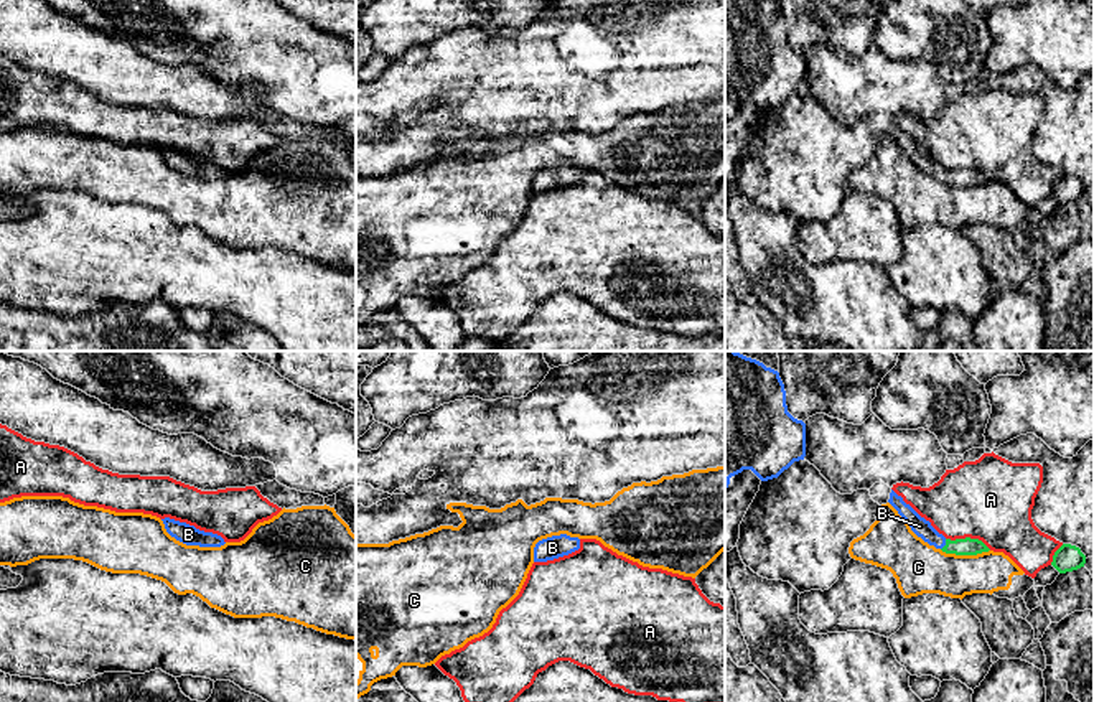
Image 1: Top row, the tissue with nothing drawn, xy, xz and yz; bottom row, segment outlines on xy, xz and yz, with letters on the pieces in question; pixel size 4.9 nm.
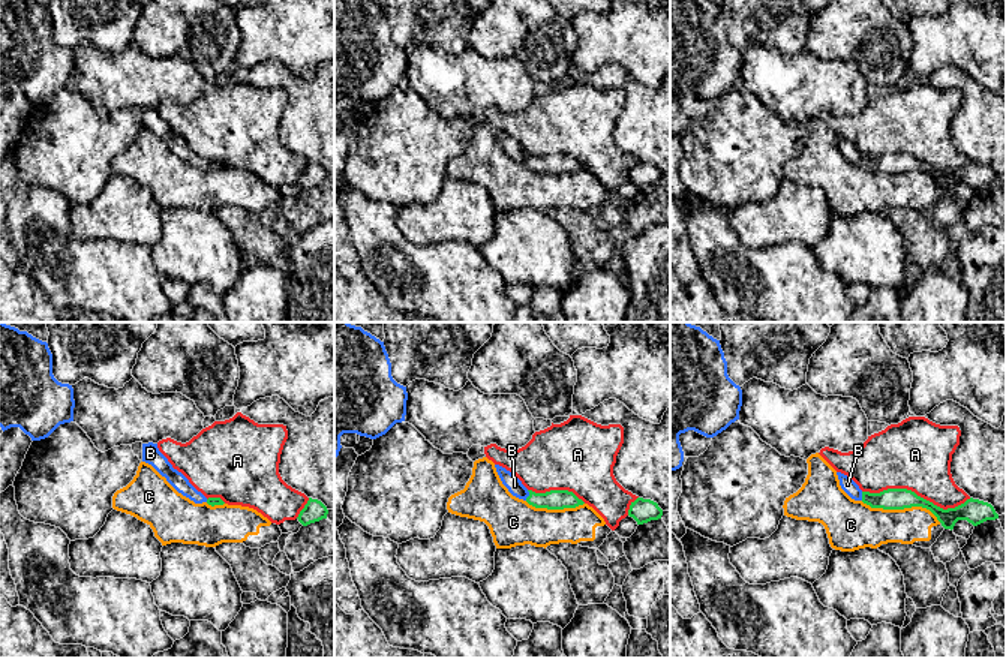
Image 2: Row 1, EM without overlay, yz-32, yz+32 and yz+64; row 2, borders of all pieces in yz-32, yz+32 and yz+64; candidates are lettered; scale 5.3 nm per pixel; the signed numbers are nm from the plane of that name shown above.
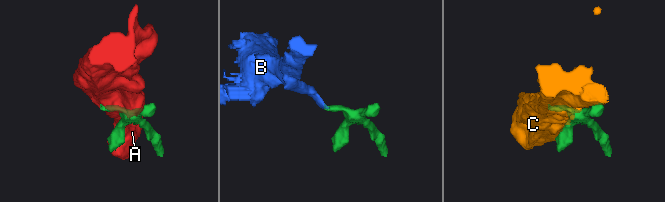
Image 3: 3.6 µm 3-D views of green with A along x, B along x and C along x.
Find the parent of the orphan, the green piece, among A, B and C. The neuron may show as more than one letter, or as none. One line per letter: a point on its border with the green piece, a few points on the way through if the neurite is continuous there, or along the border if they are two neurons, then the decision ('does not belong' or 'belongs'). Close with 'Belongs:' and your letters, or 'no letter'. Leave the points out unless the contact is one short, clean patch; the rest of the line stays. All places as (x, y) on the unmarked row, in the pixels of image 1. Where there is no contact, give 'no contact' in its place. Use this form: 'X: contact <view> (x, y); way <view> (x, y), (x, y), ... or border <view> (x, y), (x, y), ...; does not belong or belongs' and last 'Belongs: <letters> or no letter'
A: contact yz (969, 168); does not belong
B: contact yz (946, 175); way yz (967, 177), (946, 175), (920, 157); belongs
C: contact yz (964, 185); does not belong
Belongs: B

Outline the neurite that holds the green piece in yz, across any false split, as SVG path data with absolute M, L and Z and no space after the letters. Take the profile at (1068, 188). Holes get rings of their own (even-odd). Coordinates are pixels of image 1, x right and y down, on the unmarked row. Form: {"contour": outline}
{"contour": "M1063 175L1053 186L1051 196L1059 203L1073 203L1086 194L1086 186L1081 183L1079 178L1071 175Z"}

